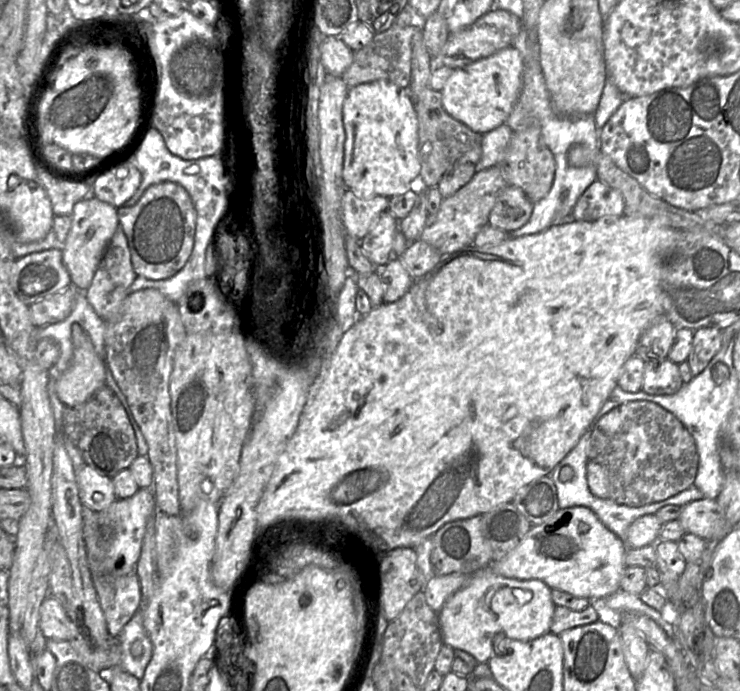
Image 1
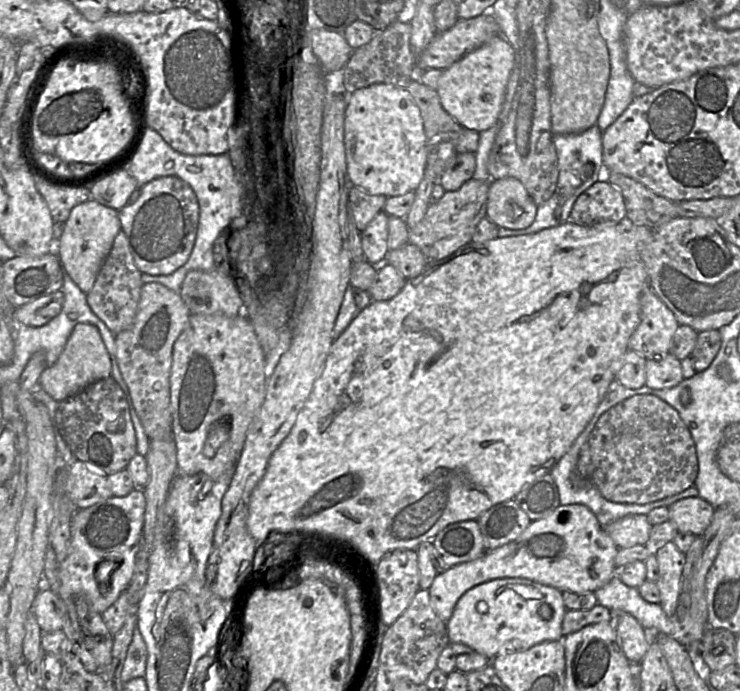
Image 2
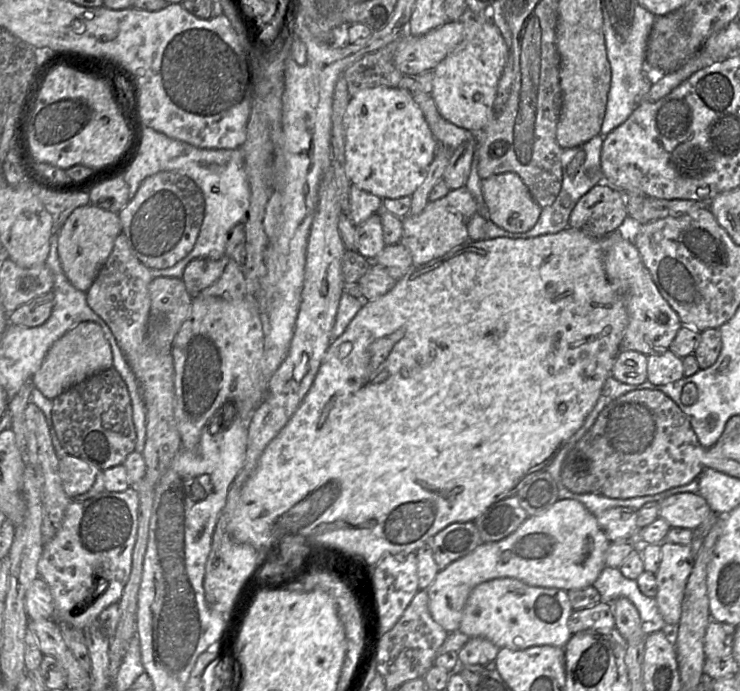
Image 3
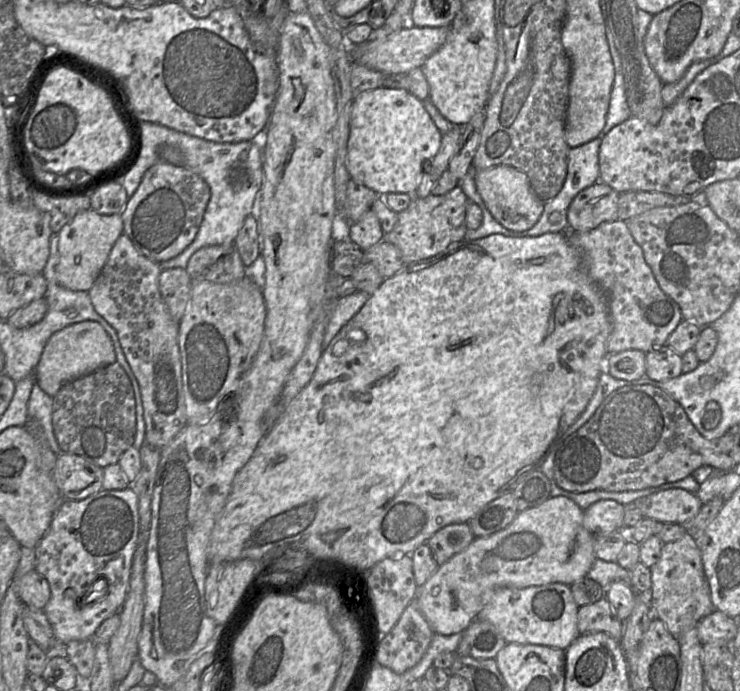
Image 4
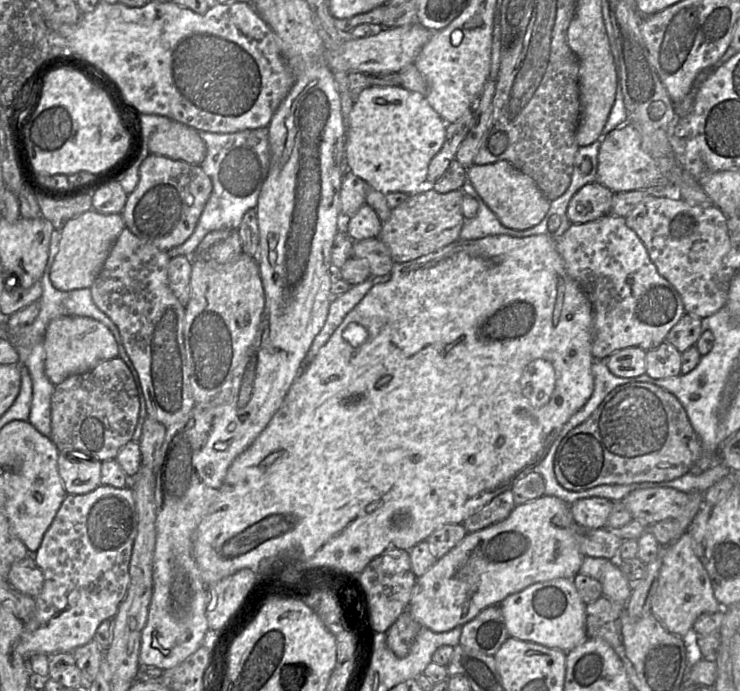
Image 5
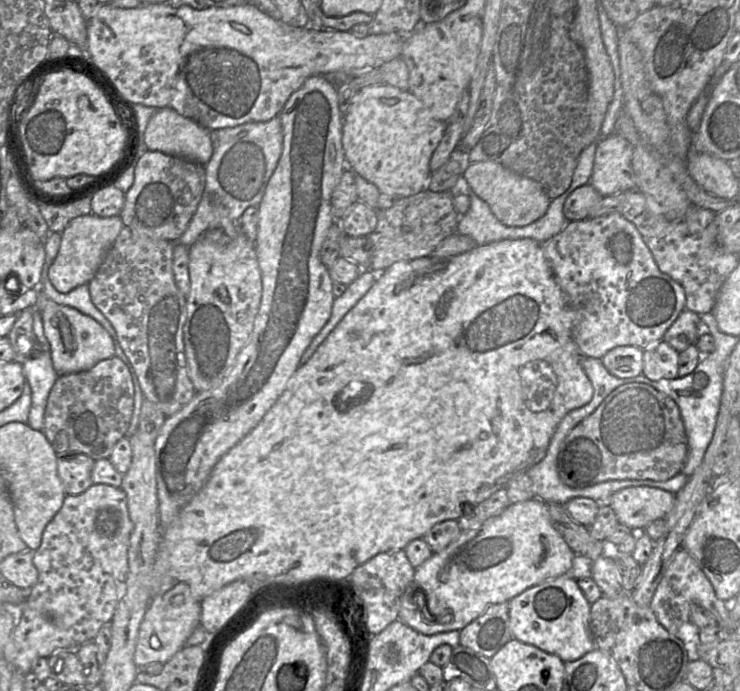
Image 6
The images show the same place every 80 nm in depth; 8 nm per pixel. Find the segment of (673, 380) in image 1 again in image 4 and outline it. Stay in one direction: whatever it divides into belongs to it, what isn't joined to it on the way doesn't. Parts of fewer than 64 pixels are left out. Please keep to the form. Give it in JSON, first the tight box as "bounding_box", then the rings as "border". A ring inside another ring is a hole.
{"bounding_box":[646,345,682,381],"border":[[[668,345],[646,354],[646,375],[650,379],[666,381],[682,373],[682,356]]]}

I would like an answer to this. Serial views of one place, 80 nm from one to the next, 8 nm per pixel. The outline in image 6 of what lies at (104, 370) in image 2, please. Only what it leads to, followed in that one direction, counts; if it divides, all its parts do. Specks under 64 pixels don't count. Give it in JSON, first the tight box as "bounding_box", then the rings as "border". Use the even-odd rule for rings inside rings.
{"bounding_box":[35,291,115,376],"border":[[[39,291],[39,305],[35,308],[41,312],[44,334],[50,344],[52,364],[59,376],[82,372],[91,369],[99,361],[115,356],[115,345],[107,330],[92,317],[81,313],[75,308],[59,305],[46,298]]]}

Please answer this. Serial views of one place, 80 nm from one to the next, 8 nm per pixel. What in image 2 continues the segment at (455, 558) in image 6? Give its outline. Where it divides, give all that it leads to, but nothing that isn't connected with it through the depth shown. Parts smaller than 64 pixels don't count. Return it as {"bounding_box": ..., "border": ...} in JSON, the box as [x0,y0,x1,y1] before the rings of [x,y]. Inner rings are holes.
{"bounding_box":[429,504,619,622],"border":[[[582,504],[559,505],[547,517],[532,521],[514,541],[500,546],[469,562],[457,564],[435,576],[429,587],[431,605],[442,621],[447,622],[459,598],[469,589],[497,578],[525,578],[573,593],[595,592],[617,573],[615,557],[619,548]]]}

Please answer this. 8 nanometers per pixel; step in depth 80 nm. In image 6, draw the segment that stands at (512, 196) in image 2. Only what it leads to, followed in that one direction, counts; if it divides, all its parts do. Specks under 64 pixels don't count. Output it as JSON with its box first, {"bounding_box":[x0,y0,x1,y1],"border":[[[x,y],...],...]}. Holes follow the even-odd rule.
{"bounding_box":[462,161,551,227],"border":[[[495,161],[464,164],[462,184],[485,201],[502,224],[510,227],[523,227],[535,222],[546,213],[551,202],[537,181]]]}

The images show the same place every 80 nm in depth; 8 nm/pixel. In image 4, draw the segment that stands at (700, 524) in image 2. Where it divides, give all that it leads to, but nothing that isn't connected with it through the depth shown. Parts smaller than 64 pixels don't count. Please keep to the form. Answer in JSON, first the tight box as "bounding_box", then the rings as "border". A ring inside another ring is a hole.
{"bounding_box":[634,489,701,524],"border":[[[667,489],[634,501],[644,518],[661,523],[685,524],[695,518],[701,510],[698,496],[685,489]]]}

